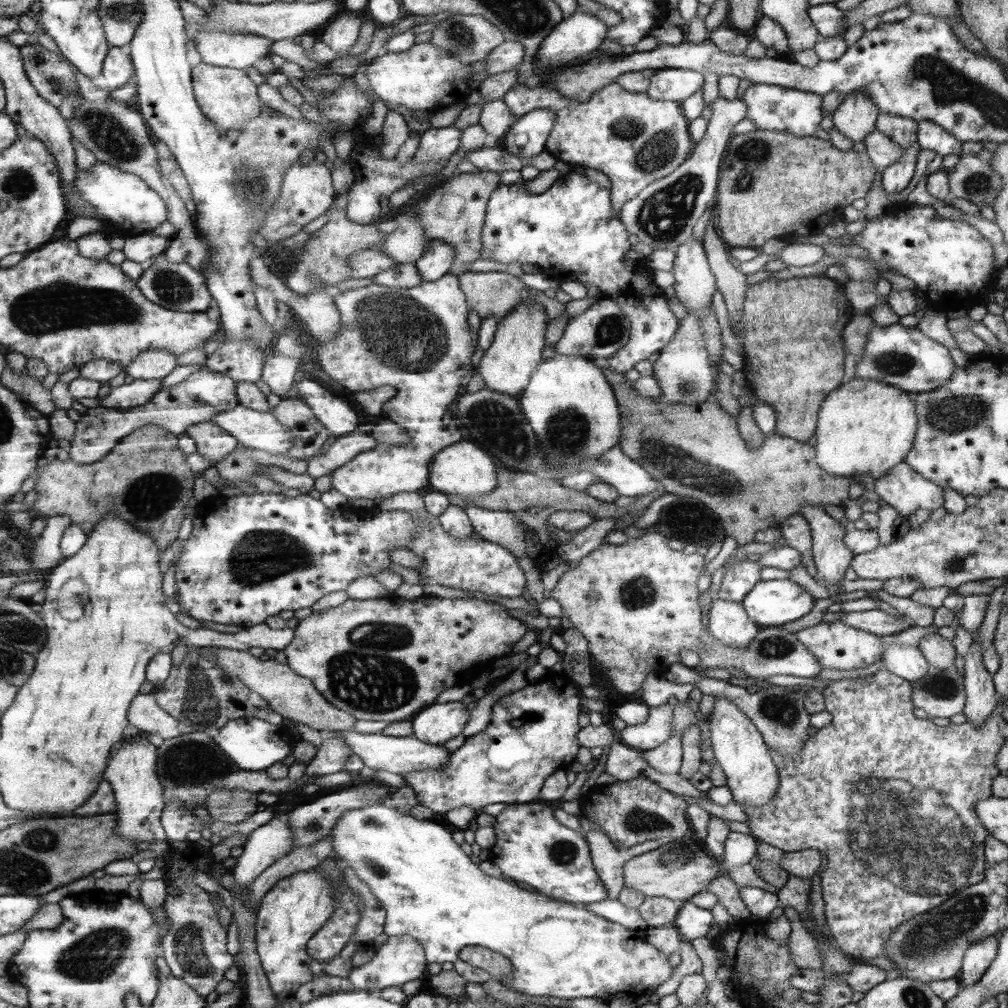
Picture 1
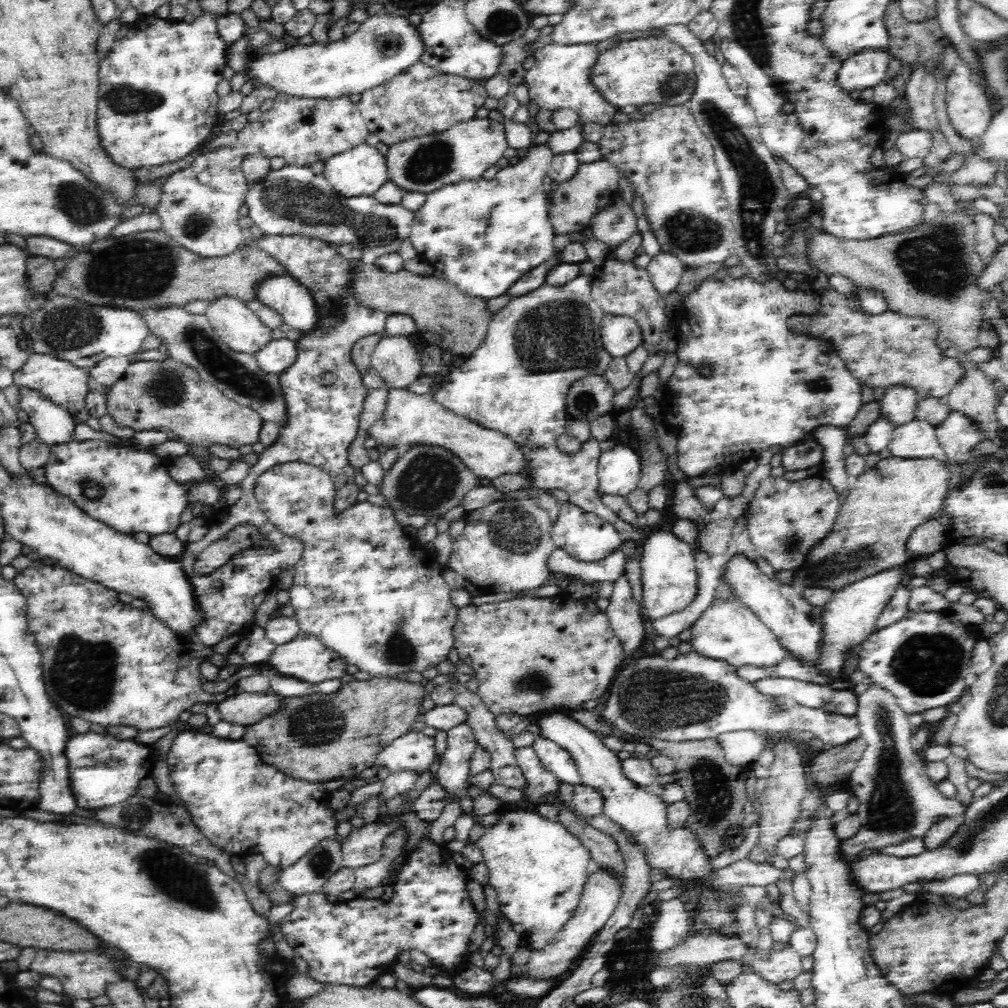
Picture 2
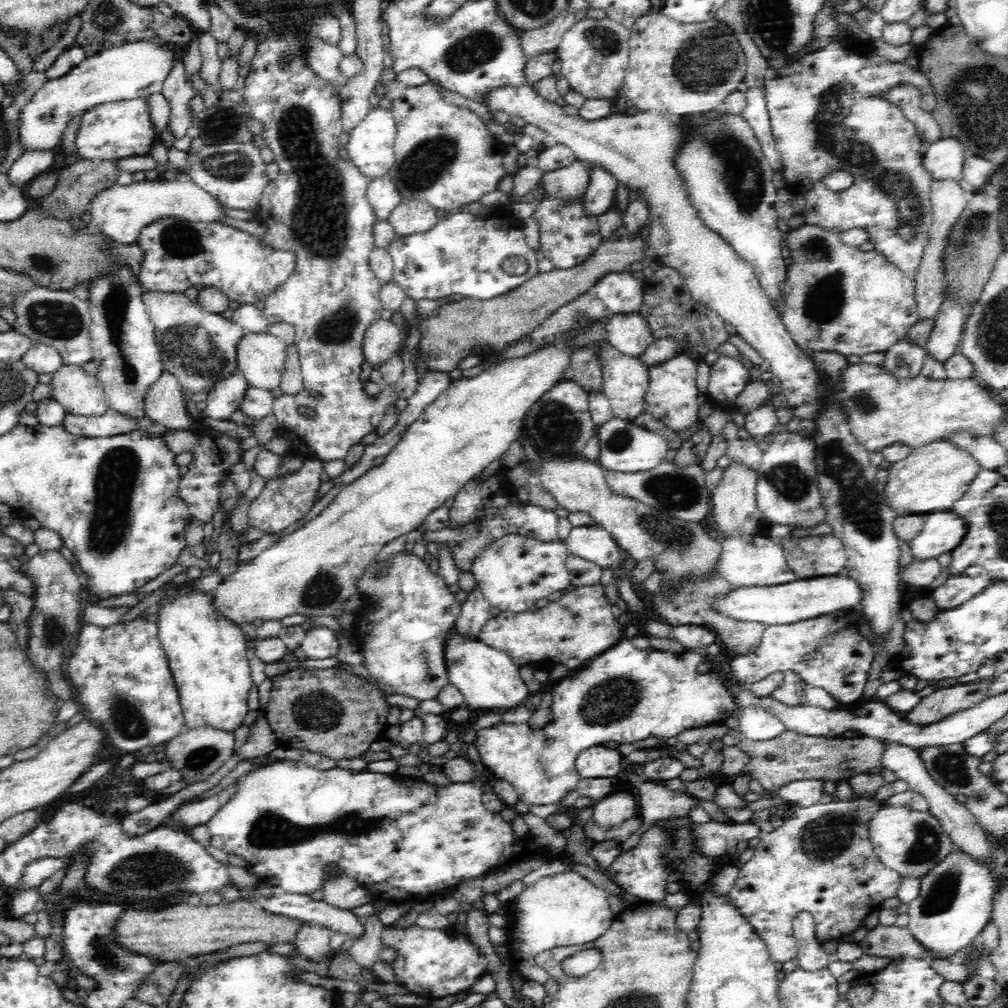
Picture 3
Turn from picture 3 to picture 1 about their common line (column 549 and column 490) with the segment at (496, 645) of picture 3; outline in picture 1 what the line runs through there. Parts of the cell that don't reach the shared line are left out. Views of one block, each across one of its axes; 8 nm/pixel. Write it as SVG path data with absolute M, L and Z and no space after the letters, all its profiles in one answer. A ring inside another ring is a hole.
M424 594L415 600L394 595L371 600L348 599L336 608L313 612L300 621L284 654L287 666L308 677L336 708L352 713L357 720L396 723L412 720L420 710L434 704L442 690L458 686L464 678L474 680L474 676L484 672L486 662L512 652L514 644L530 629L524 624L494 600L475 597L446 600Z

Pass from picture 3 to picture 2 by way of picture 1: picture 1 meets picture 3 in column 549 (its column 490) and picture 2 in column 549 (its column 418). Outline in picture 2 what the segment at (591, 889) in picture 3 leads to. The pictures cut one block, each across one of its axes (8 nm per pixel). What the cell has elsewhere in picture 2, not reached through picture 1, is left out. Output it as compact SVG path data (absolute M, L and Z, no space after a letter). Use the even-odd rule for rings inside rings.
M523 809L506 811L496 826L478 838L476 846L480 848L486 862L489 885L496 891L502 914L511 923L524 925L530 950L542 948L570 920L579 906L589 877L590 851L558 820Z

